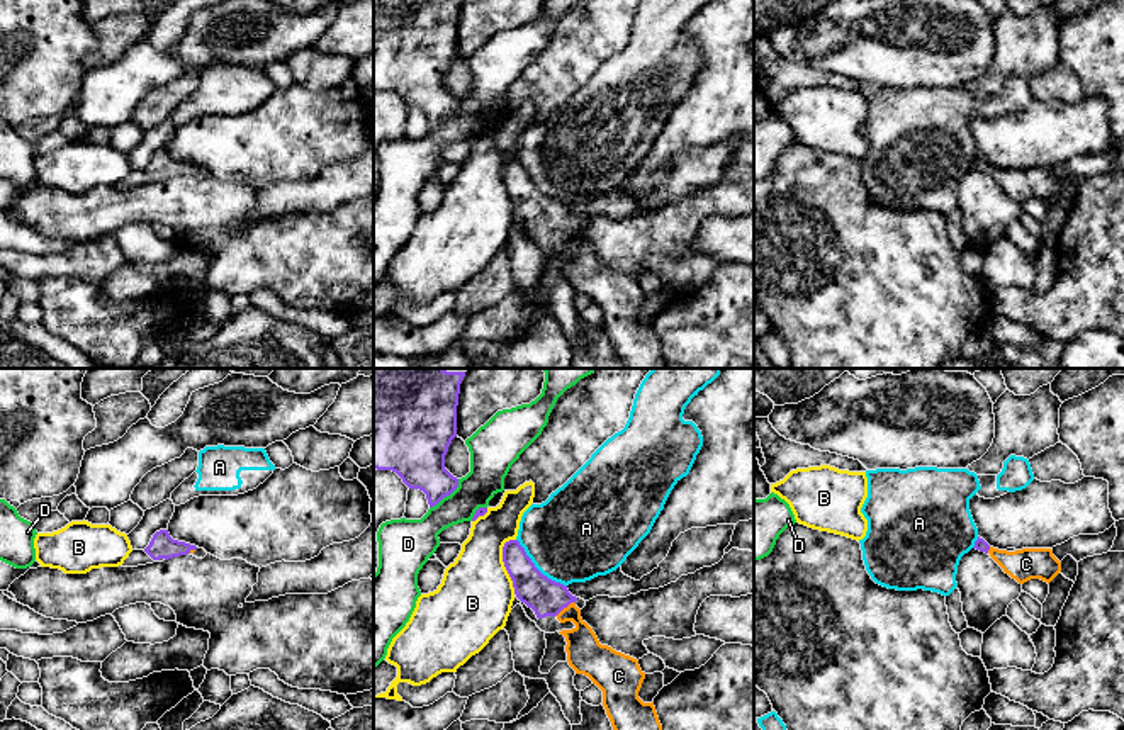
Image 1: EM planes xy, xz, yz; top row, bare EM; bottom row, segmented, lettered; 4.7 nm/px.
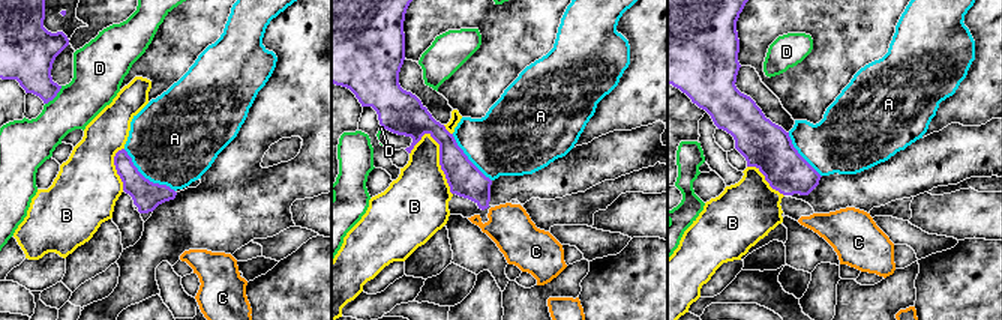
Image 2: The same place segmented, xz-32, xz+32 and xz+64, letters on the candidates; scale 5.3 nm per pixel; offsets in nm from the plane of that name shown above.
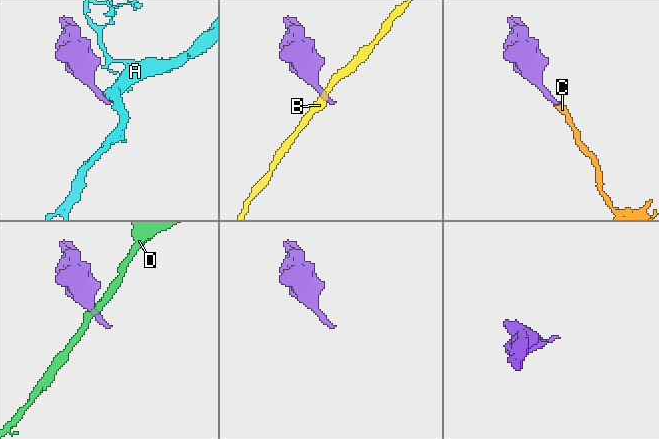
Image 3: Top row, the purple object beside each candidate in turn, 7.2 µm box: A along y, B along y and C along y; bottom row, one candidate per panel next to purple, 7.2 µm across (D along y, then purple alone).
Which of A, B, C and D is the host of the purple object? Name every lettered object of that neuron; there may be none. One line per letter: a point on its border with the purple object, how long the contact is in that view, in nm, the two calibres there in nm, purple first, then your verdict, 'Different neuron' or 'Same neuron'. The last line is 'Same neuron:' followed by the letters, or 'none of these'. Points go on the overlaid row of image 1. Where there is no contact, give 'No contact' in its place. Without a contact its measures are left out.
A: Touches purple at xz (535, 567). Shared border 340 nm. Thickness 180 nm (purple) against 440 nm. Different neuron
B: Touches purple at xz (505, 566). Shared border 260 nm. Thickness 170 nm (purple) against 360 nm. Different neuron
C: Touches purple at xz (564, 606). Shared border 120 nm. Thickness 180 nm (purple) against 180 nm. Same neuron
D: Touches purple at xz (447, 494). Shared border 200 nm. Thickness 280 nm (purple) against 190 nm. Different neuron
Same neuron: C

